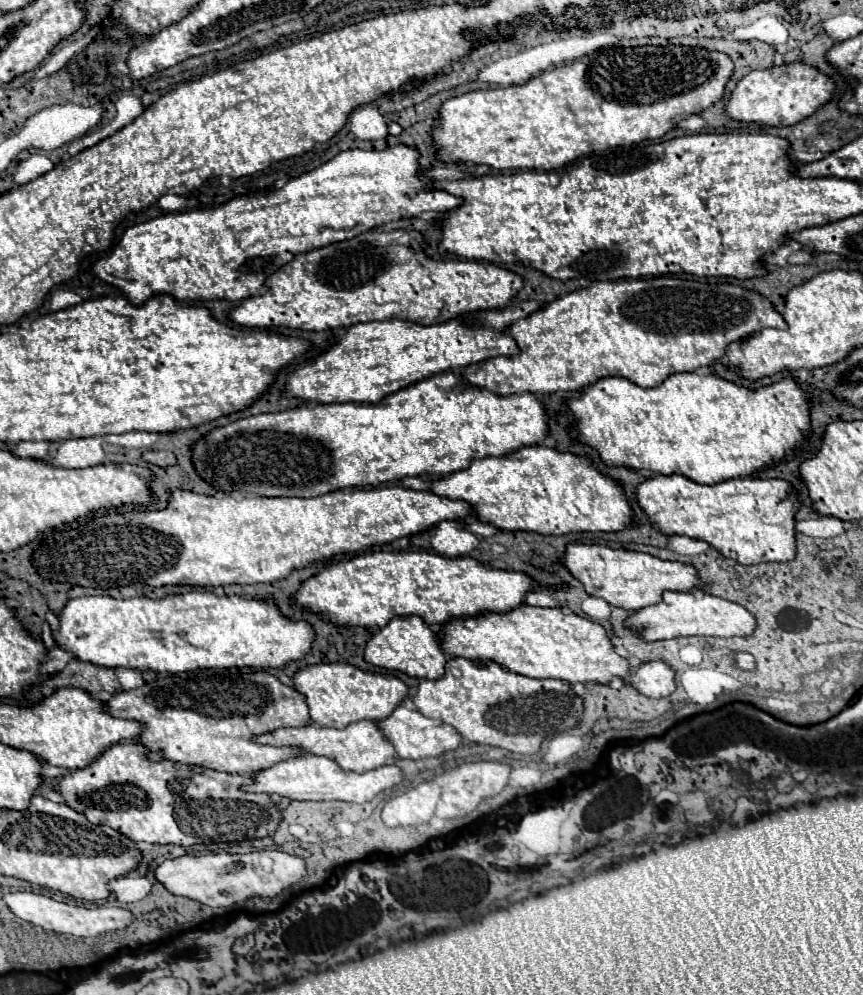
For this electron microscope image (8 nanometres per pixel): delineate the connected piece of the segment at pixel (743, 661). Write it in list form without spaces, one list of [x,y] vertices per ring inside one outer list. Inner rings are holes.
[[[732,652],[732,658],[734,658],[734,666],[740,670],[754,670],[756,668],[754,656],[748,652]]]

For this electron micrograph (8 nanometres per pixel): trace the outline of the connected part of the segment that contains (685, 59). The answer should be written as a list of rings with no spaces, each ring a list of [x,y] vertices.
[[[616,46],[616,48],[604,48],[598,52],[592,52],[584,58],[578,58],[572,64],[562,64],[562,66],[554,66],[552,70],[544,70],[538,76],[530,78],[526,84],[518,84],[518,86],[508,86],[508,88],[492,88],[492,90],[478,90],[478,92],[468,92],[456,98],[450,98],[444,102],[442,110],[440,110],[440,122],[436,126],[436,130],[432,132],[434,144],[438,146],[438,156],[444,162],[474,162],[474,164],[486,164],[498,170],[518,170],[518,168],[528,168],[528,170],[556,170],[562,168],[564,164],[574,162],[580,156],[592,154],[592,152],[600,152],[600,150],[608,150],[608,148],[616,148],[616,146],[632,146],[638,144],[642,140],[656,140],[662,138],[666,132],[670,132],[672,128],[676,128],[678,122],[686,120],[688,116],[692,116],[694,112],[700,114],[702,110],[706,110],[710,104],[716,104],[722,96],[724,96],[724,88],[726,82],[732,76],[732,60],[718,50],[704,50],[704,48],[690,48],[690,46]]]

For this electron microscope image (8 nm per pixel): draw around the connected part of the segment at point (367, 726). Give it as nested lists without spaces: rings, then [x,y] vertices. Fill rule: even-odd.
[[[360,720],[354,724],[348,724],[346,728],[326,728],[326,726],[302,726],[302,728],[280,728],[276,732],[264,734],[256,738],[262,744],[270,746],[300,746],[304,748],[306,754],[316,754],[316,756],[328,756],[338,762],[340,768],[352,770],[352,772],[366,772],[372,768],[378,768],[390,760],[396,760],[396,750],[388,738],[384,738],[380,726],[372,720]]]

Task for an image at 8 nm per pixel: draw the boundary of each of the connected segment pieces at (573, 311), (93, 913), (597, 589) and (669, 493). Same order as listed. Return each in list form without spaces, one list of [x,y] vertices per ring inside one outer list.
[[[676,276],[594,282],[588,288],[552,300],[546,308],[512,324],[510,334],[518,342],[520,354],[472,364],[464,370],[464,380],[502,396],[526,392],[552,394],[558,390],[570,392],[606,376],[622,376],[642,388],[654,388],[676,372],[694,372],[696,368],[718,362],[726,354],[728,344],[744,340],[768,326],[784,330],[786,322],[766,296],[736,284],[706,284]]]
[[[12,892],[4,896],[4,902],[10,906],[10,910],[30,924],[42,926],[46,932],[52,930],[56,934],[72,934],[72,936],[98,936],[104,932],[124,930],[132,924],[132,912],[126,908],[116,906],[98,906],[98,908],[84,908],[84,906],[72,906],[66,902],[56,902],[48,896],[34,894],[34,892]]]
[[[570,544],[566,548],[564,566],[578,578],[590,596],[604,598],[612,606],[624,610],[640,610],[662,600],[666,590],[674,592],[690,592],[700,588],[700,576],[692,564],[660,560],[656,556],[632,550],[612,550],[608,546],[586,546],[586,544]]]
[[[682,474],[654,476],[638,490],[638,504],[664,534],[684,534],[714,546],[740,564],[790,562],[796,556],[796,512],[800,502],[790,482],[780,478],[734,478],[720,484],[698,484]]]

